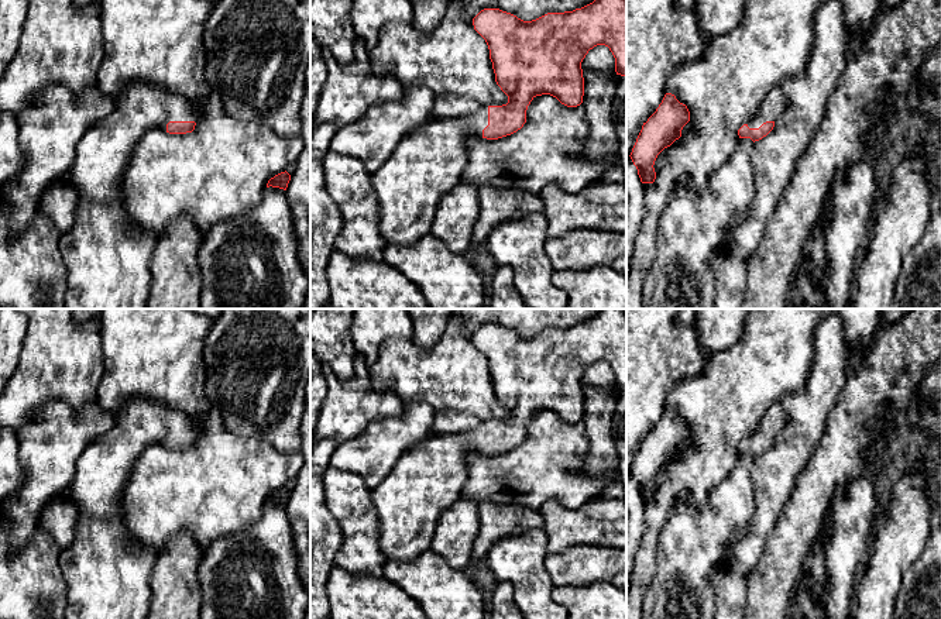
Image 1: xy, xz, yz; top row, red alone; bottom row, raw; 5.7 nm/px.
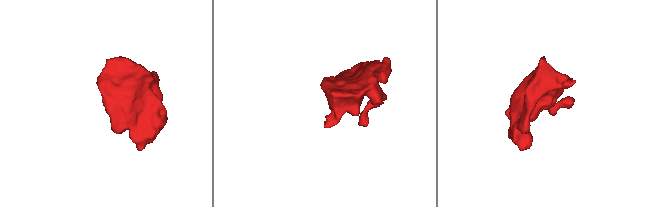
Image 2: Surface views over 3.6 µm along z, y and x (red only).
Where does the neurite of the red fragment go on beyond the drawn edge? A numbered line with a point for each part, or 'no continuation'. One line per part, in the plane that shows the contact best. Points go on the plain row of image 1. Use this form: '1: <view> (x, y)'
1: xy (107, 578)

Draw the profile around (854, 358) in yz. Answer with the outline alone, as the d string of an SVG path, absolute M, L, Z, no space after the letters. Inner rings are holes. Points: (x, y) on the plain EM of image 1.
M872 341L863 350L846 350L845 351L845 371L846 371L848 378L852 376L859 369L870 345L872 345Z

